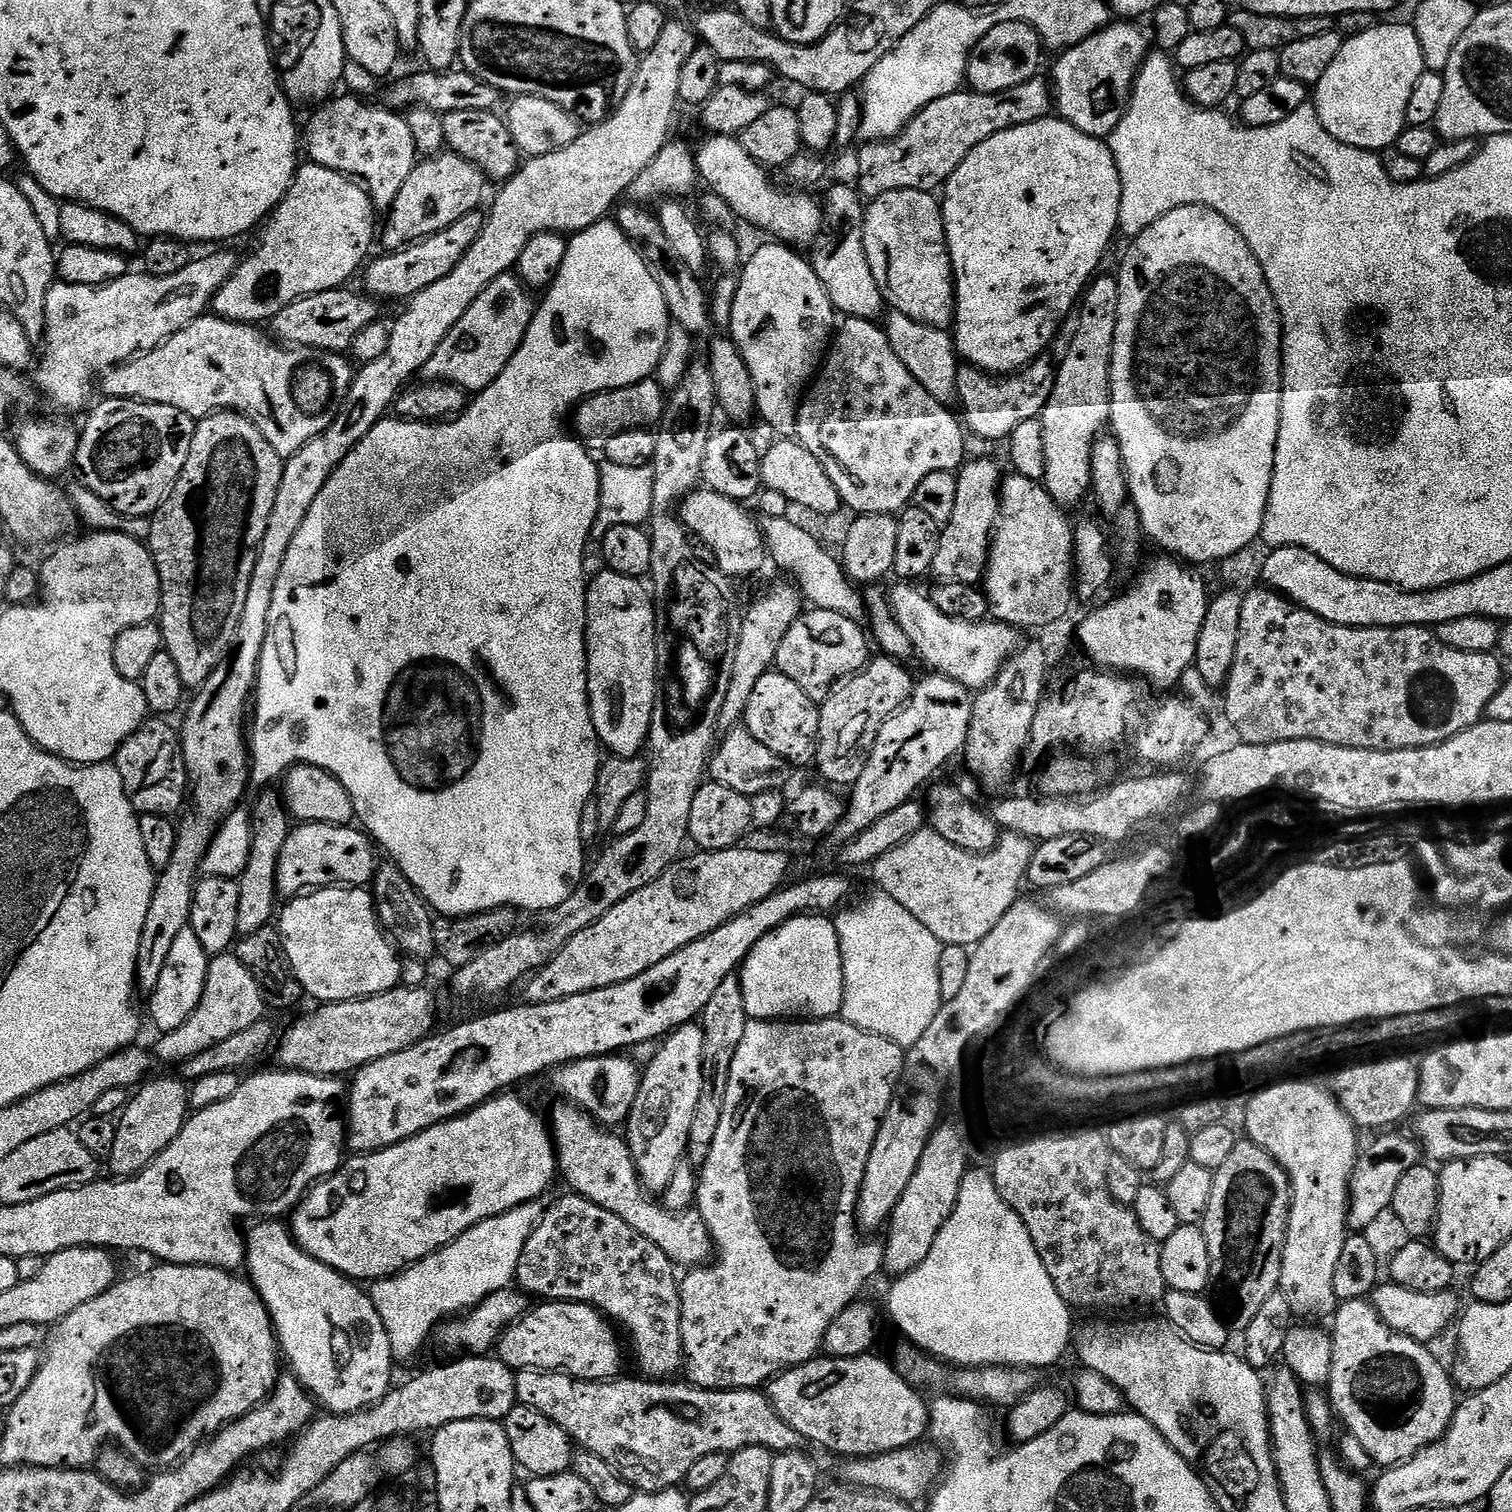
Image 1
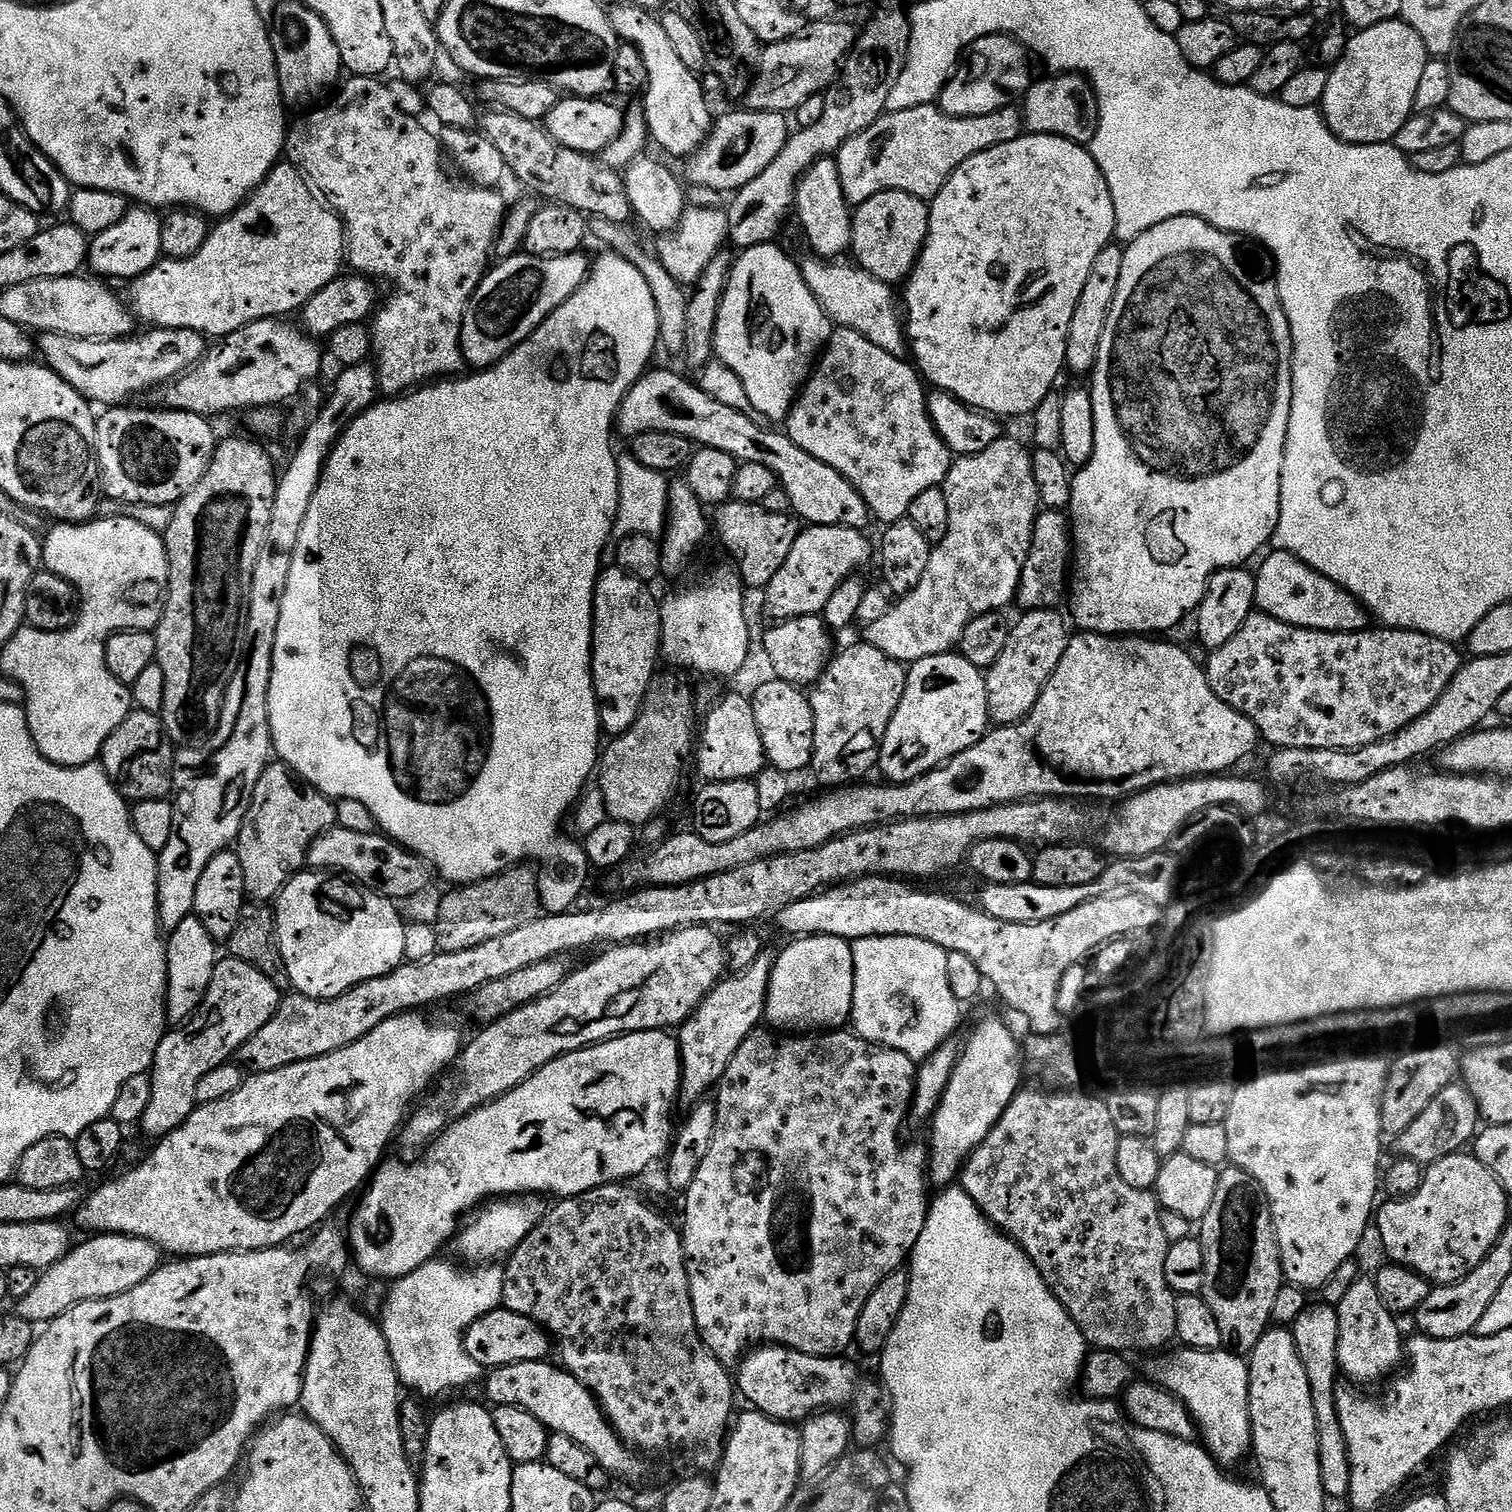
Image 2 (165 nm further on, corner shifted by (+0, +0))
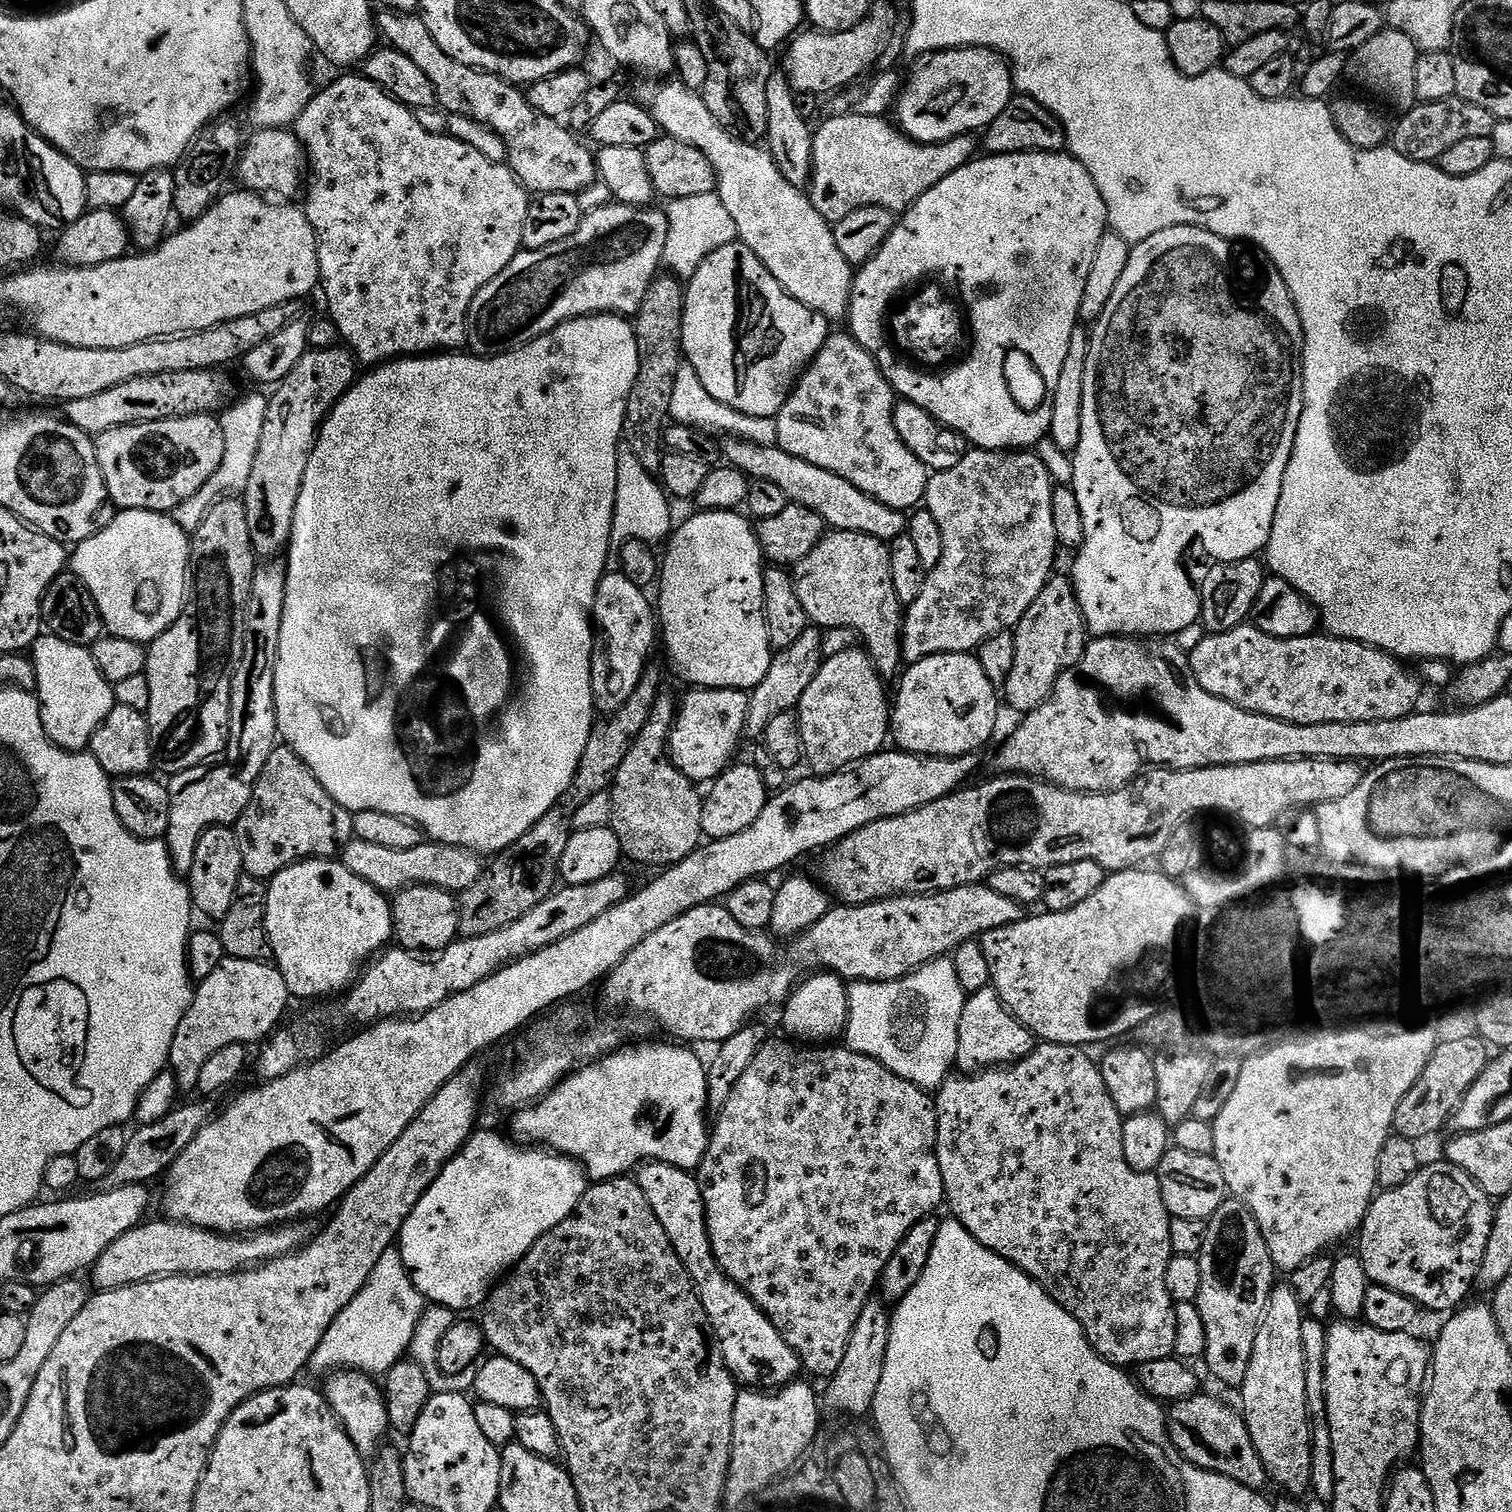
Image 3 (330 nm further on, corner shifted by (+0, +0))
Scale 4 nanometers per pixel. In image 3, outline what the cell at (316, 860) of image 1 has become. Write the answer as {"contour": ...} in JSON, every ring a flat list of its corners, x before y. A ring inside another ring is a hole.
{"contour":[[351,839,342,850,342,862,350,874,358,874,370,886,379,892,395,894,413,884,429,884,435,888,444,888,447,892,459,894,465,892,484,873,486,864,481,853,471,852,468,848,453,844,425,842,414,846,414,850,385,850,383,846,373,846,370,842]]}

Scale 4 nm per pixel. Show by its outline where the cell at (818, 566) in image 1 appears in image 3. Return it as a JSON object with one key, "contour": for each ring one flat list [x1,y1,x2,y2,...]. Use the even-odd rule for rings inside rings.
{"contour":[[972,448,966,454,966,458,962,458,962,462,958,462,958,466,953,466,950,470,932,472,929,475,928,489,924,495,923,503,930,510,930,514,934,514,934,519,938,522,938,530,942,530,942,546,944,549,942,550,942,559,938,561,938,566,925,575,922,594,918,594,918,598,914,598,914,602,907,605,902,616,900,647,903,659,909,665,917,663,920,659,930,658,931,655,944,655,947,652,975,653,994,634,1015,629,1026,614,1026,610,1030,610,1034,598,1038,598,1038,594,1042,594,1046,582,1052,579,1054,575,1052,567,1056,564,1056,552,1058,553,1056,535,1054,534,1054,514,1050,510,1054,481,1052,481,1051,474,1048,473,1047,466,1035,456,1036,454,1032,450,995,452,985,448]]}

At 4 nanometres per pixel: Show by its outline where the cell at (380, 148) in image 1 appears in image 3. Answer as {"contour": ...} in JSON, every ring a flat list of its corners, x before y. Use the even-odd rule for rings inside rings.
{"contour":[[344,74,341,80,336,80,333,84,328,84,324,89,317,91,313,95,312,101,306,106,306,110,302,110,302,114,296,119,294,131,296,137,300,139,304,145,304,155,306,157,307,167,310,169,310,179,306,184,306,192,308,188,308,204,303,205,303,210,308,215,310,226,314,226,314,234,316,235,316,245,318,246,318,270,320,271,319,291,324,291,324,300,328,303,327,319,334,322,334,326,340,332,340,340,346,345,349,352,356,357,361,365,379,366,389,363,397,358,411,358,414,356,422,356,425,354,444,354,449,350,460,350,465,347,468,339,468,311,470,310,470,302,478,294,478,290,482,286,486,286,494,278,498,278,498,274,502,274,502,270,506,270,506,266,510,266,510,262,514,262,514,258,522,251,520,243,522,242,522,225,526,222,526,210,530,203,530,193,527,188,521,184,520,179,513,174,507,163,499,164,498,162,490,162,490,158,485,158,483,154,478,154,478,150,474,150,474,146,466,146,466,142,456,140,454,137,445,133,430,133,424,130,418,124,413,109,407,108,404,104,399,104,390,94,386,94,374,82,370,82,362,74,356,76,348,76,352,74]]}

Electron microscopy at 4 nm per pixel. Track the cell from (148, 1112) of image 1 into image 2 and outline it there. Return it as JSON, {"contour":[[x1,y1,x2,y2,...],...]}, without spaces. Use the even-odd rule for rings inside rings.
{"contour":[[231,958,217,959,209,988,197,1010,183,1024,165,1031,162,1042,154,1054,154,1062,150,1069,153,1084,153,1094,150,1104,142,1114,138,1128,148,1136,163,1138,178,1130,190,1118,190,1114,198,1107,196,1095,198,1082,214,1066,229,1063,235,1057,237,1050,278,1010,282,999,282,990,262,974,250,962,242,962]]}

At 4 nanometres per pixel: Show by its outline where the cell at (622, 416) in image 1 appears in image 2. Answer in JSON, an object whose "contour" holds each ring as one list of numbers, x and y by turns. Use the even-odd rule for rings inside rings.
{"contour":[[660,368,657,372,649,370,633,384,616,412,614,428,625,438,646,434,650,430,662,430,662,434,682,434,682,438,692,441,693,445,722,450,722,454,730,454,740,464,758,462,758,466,766,466,766,470,775,474,777,485,789,495,791,511,805,525,837,524,843,528,867,529,870,513,862,494,858,494,858,490,854,490,854,486,850,486,850,482,846,482,846,478,842,478,842,474,838,474,834,466,826,466,826,462,818,462,814,454,806,454,806,450,802,450,802,446,795,444,783,431,762,430,762,426,754,426,754,422,750,422,746,414,738,414,738,410,718,402,718,398,710,398,710,394,701,390,699,383,692,381,691,384,686,377,679,376,668,368]]}

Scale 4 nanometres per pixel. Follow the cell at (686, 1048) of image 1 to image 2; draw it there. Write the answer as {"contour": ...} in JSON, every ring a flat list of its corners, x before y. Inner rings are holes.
{"contour":[[764,951,746,966,746,970,729,975,716,984,708,992,706,998,694,1010,692,1017,678,1028,678,1039,680,1042,680,1095,679,1103,691,1106,700,1103,719,1085,720,1079,726,1074,726,1066,730,1066,730,1058,746,1042,751,1032,757,1031,764,1020,764,1007,768,1001,768,987,772,971,776,965,776,956,771,951]]}

